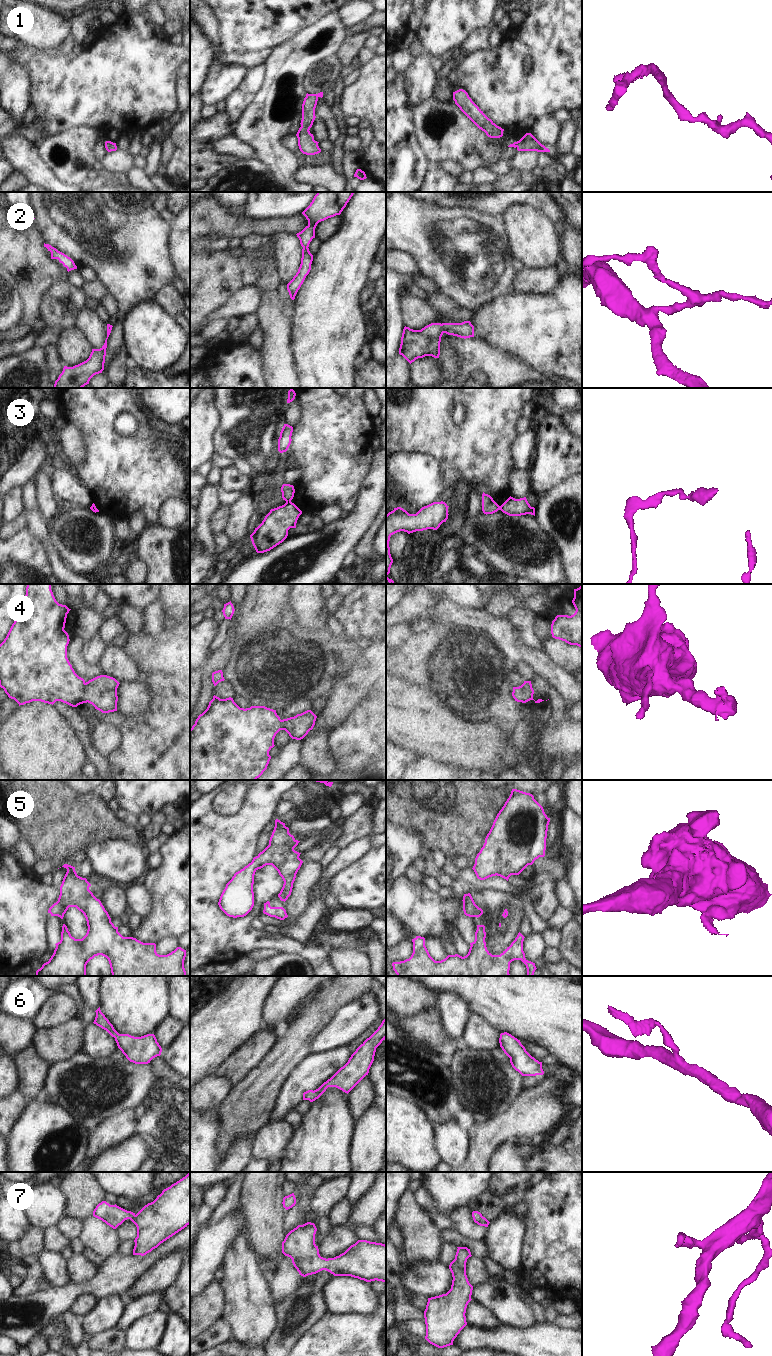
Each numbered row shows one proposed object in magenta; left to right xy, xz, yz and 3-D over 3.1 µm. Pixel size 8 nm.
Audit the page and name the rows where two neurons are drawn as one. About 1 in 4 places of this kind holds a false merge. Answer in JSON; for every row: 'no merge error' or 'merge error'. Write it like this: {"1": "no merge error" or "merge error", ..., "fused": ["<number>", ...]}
{"1": "no merge error", "2": "no merge error", "3": "merge error", "4": "no merge error", "5": "no merge error", "6": "no merge error", "7": "no merge error", "fused": ["3"]}

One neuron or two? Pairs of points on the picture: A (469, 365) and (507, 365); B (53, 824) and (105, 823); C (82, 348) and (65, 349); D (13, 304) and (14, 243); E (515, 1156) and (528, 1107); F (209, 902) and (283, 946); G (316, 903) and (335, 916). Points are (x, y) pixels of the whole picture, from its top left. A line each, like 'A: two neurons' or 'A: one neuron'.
A: one neuron
B: one neuron
C: one neuron
D: two neurons
E: two neurons
F: one neuron
G: two neurons

